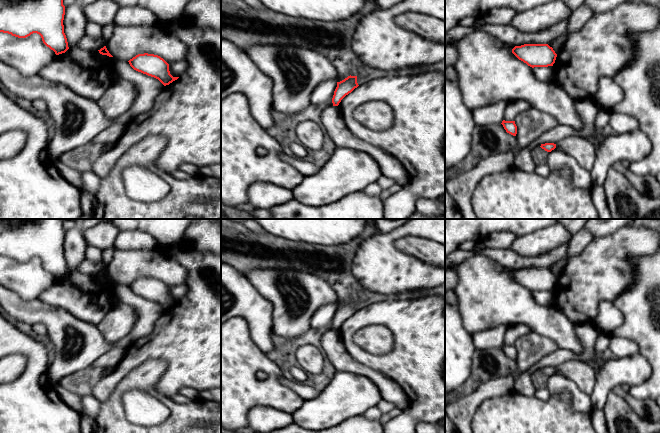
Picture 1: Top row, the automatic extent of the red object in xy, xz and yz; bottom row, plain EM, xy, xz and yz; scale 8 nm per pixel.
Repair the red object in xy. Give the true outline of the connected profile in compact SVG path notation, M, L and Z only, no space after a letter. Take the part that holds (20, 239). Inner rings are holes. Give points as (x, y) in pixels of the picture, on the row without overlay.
M0 219L0 256L18 262L37 257L56 279L69 273L64 257L64 239L63 219Z

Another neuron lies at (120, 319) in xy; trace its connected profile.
M117 302L112 305L97 328L108 343L114 344L131 331L136 321L137 313L134 309L126 303Z

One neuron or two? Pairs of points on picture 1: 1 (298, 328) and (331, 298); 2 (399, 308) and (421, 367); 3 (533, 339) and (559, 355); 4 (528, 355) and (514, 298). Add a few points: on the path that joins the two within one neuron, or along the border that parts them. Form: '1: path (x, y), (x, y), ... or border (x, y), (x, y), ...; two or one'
1: path (300, 318), (321, 298); one
2: path (413, 323), (421, 331), (421, 352); one
3: border (558, 347), (534, 364); two
4: border (531, 331), (550, 337), (553, 340); two

